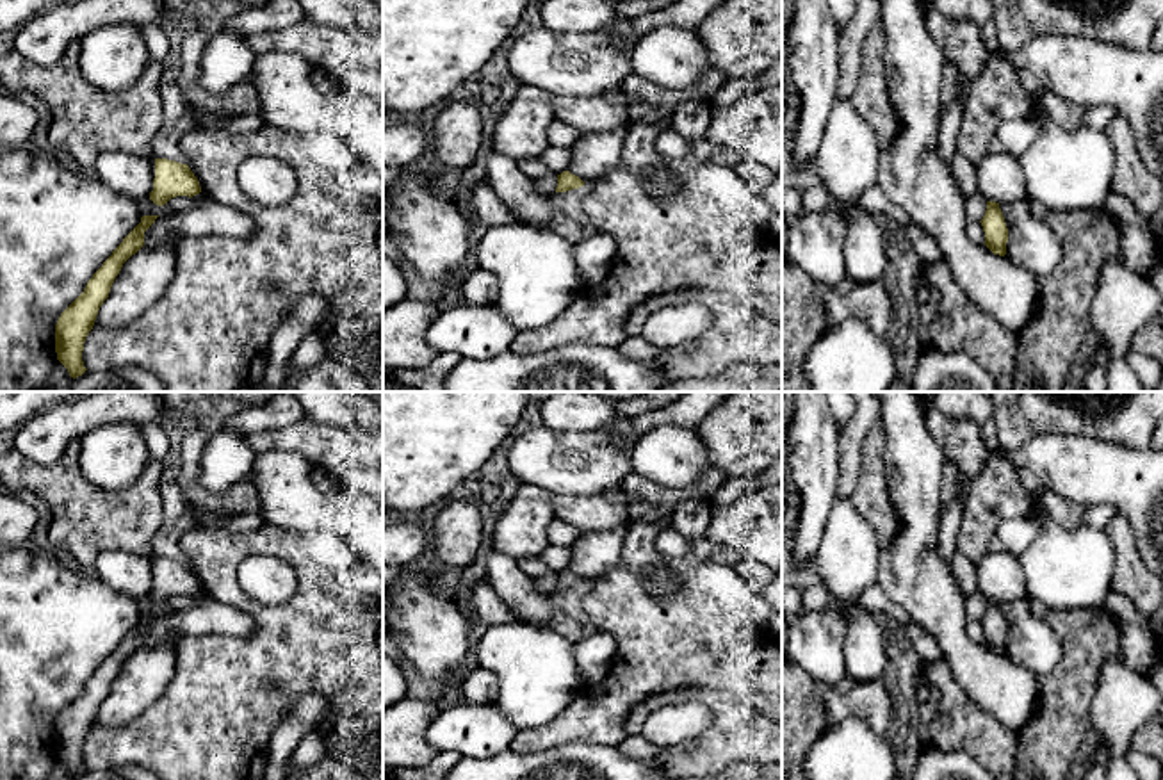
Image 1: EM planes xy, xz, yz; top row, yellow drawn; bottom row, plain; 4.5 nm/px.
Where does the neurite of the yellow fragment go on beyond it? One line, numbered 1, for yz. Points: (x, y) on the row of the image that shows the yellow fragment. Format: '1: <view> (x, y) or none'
1: none

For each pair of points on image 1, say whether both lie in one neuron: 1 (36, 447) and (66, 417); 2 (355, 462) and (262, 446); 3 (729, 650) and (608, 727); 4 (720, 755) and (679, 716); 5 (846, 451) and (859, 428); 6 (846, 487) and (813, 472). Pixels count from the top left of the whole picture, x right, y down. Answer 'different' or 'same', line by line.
1: same
2: same
3: same
4: different
5: same
6: different

